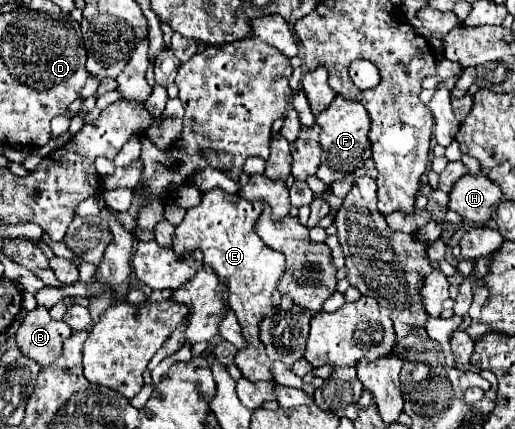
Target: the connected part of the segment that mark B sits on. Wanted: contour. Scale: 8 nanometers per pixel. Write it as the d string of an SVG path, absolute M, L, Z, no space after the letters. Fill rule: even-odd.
M36 307L30 311L16 331L18 349L30 359L38 361L42 367L48 367L60 351L64 339L72 335L72 329L64 321L54 321L46 307Z

